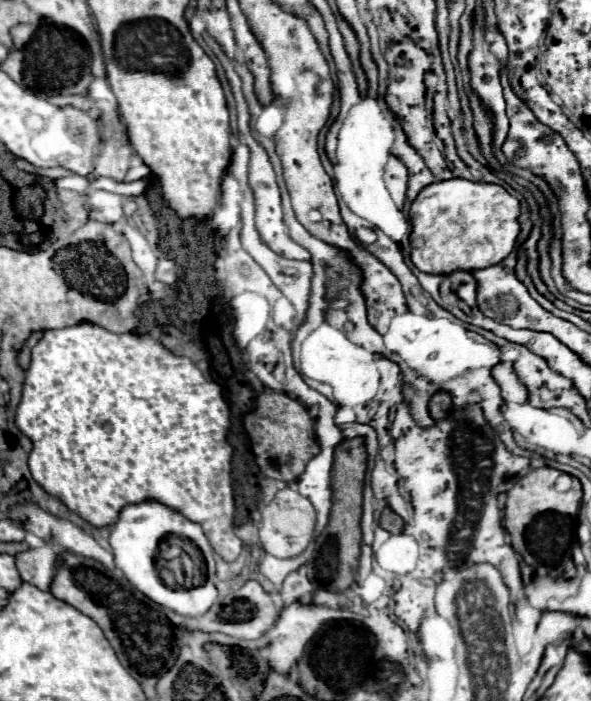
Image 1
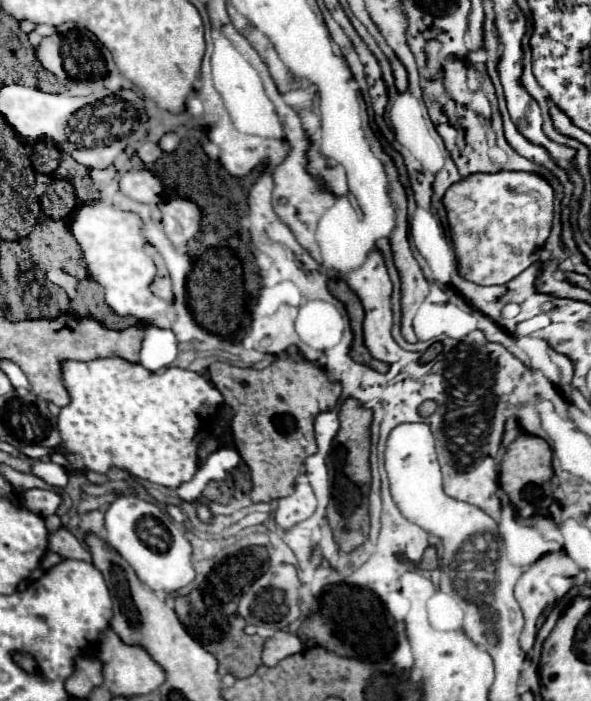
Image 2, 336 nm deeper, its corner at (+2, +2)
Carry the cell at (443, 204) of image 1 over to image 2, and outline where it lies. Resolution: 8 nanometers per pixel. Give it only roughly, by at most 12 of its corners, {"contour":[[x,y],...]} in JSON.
{"contour":[[469,174],[443,196],[461,278],[507,284],[539,258],[553,188]]}

